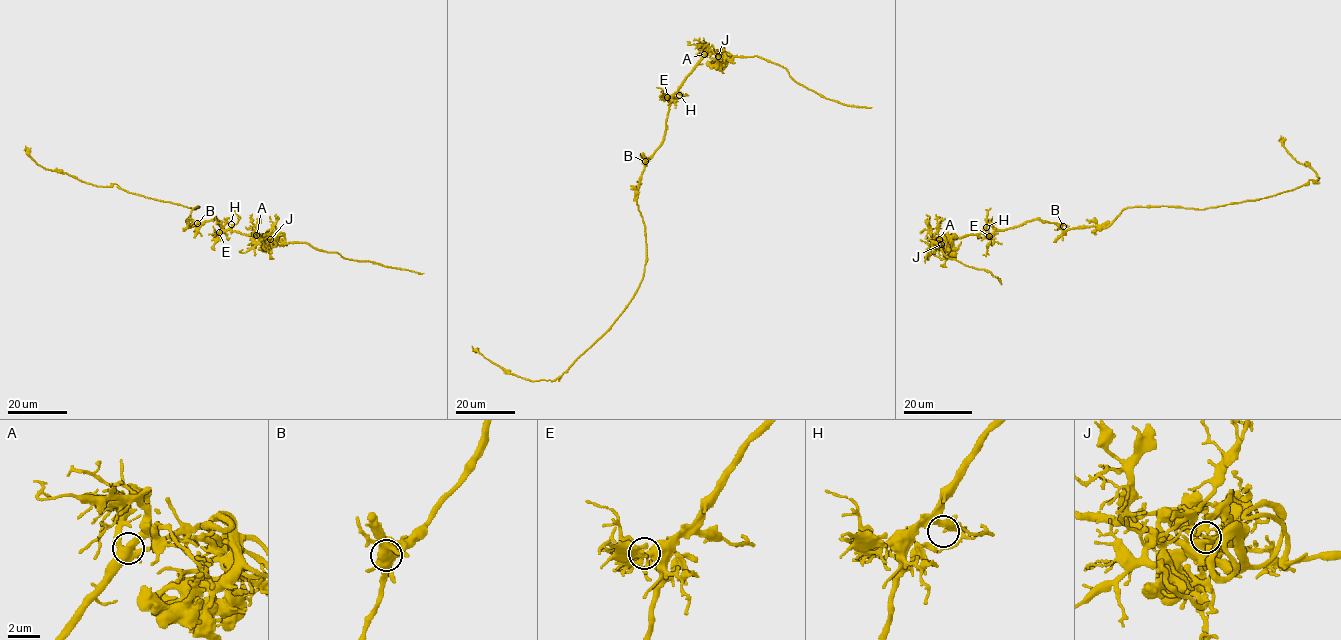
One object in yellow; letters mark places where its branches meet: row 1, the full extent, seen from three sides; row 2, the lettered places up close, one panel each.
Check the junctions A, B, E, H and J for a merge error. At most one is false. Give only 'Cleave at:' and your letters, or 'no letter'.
Cleave at: J

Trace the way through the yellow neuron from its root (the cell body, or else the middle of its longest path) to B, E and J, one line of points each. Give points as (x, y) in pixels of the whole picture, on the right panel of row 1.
B: (1088, 227), (1064, 230), (1063, 226)
E: (1088, 227), (1063, 230), (1055, 223), (1032, 220), (995, 230), (989, 236)
J: (1088, 227), (1063, 230), (1055, 223), (1032, 220), (990, 233), (936, 242), (941, 244)

